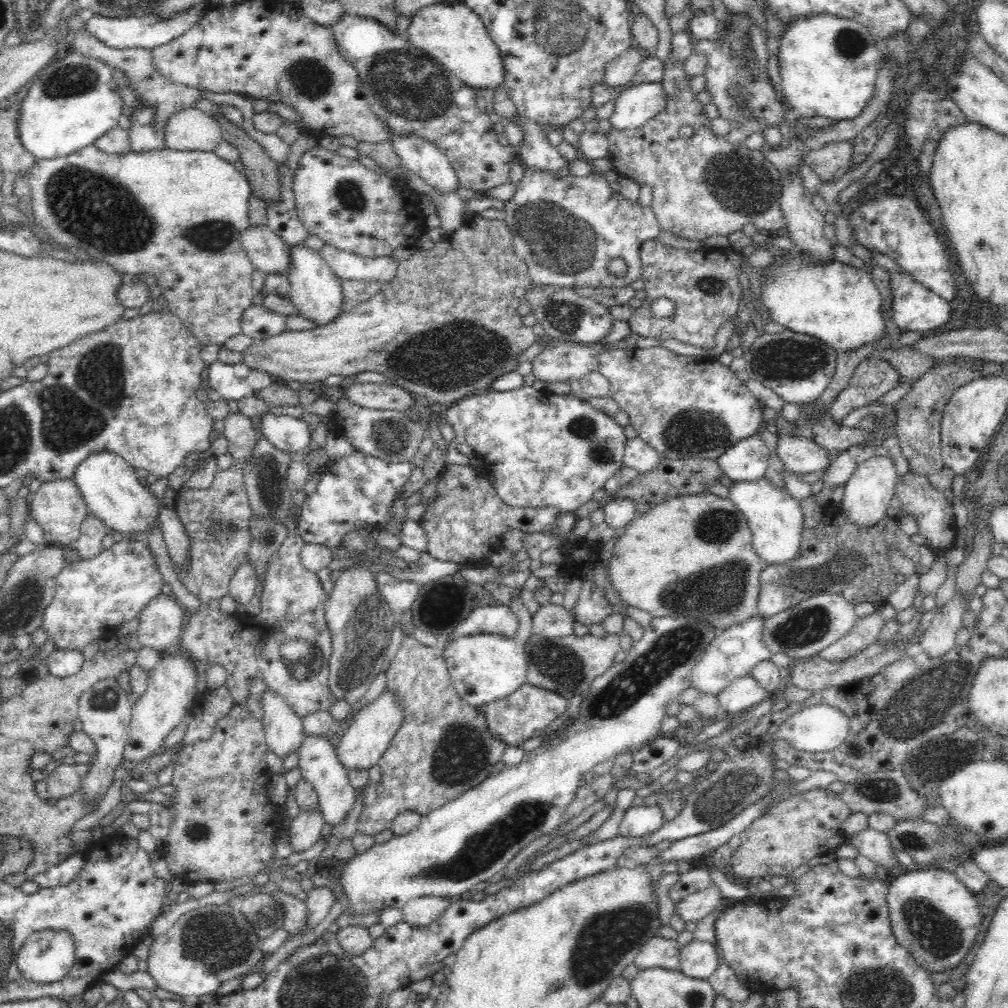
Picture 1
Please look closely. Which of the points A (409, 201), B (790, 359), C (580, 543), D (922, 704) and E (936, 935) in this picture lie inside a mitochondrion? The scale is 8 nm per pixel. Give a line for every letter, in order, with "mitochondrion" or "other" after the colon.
A: other
B: mitochondrion
C: other
D: mitochondrion
E: mitochondrion

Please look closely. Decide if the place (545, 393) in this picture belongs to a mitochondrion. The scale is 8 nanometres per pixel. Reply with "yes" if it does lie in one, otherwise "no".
no

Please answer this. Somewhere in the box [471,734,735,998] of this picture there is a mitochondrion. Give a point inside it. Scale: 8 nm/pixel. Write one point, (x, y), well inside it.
(608, 937)

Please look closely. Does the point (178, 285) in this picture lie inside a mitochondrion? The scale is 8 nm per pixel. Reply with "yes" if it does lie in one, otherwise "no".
no

